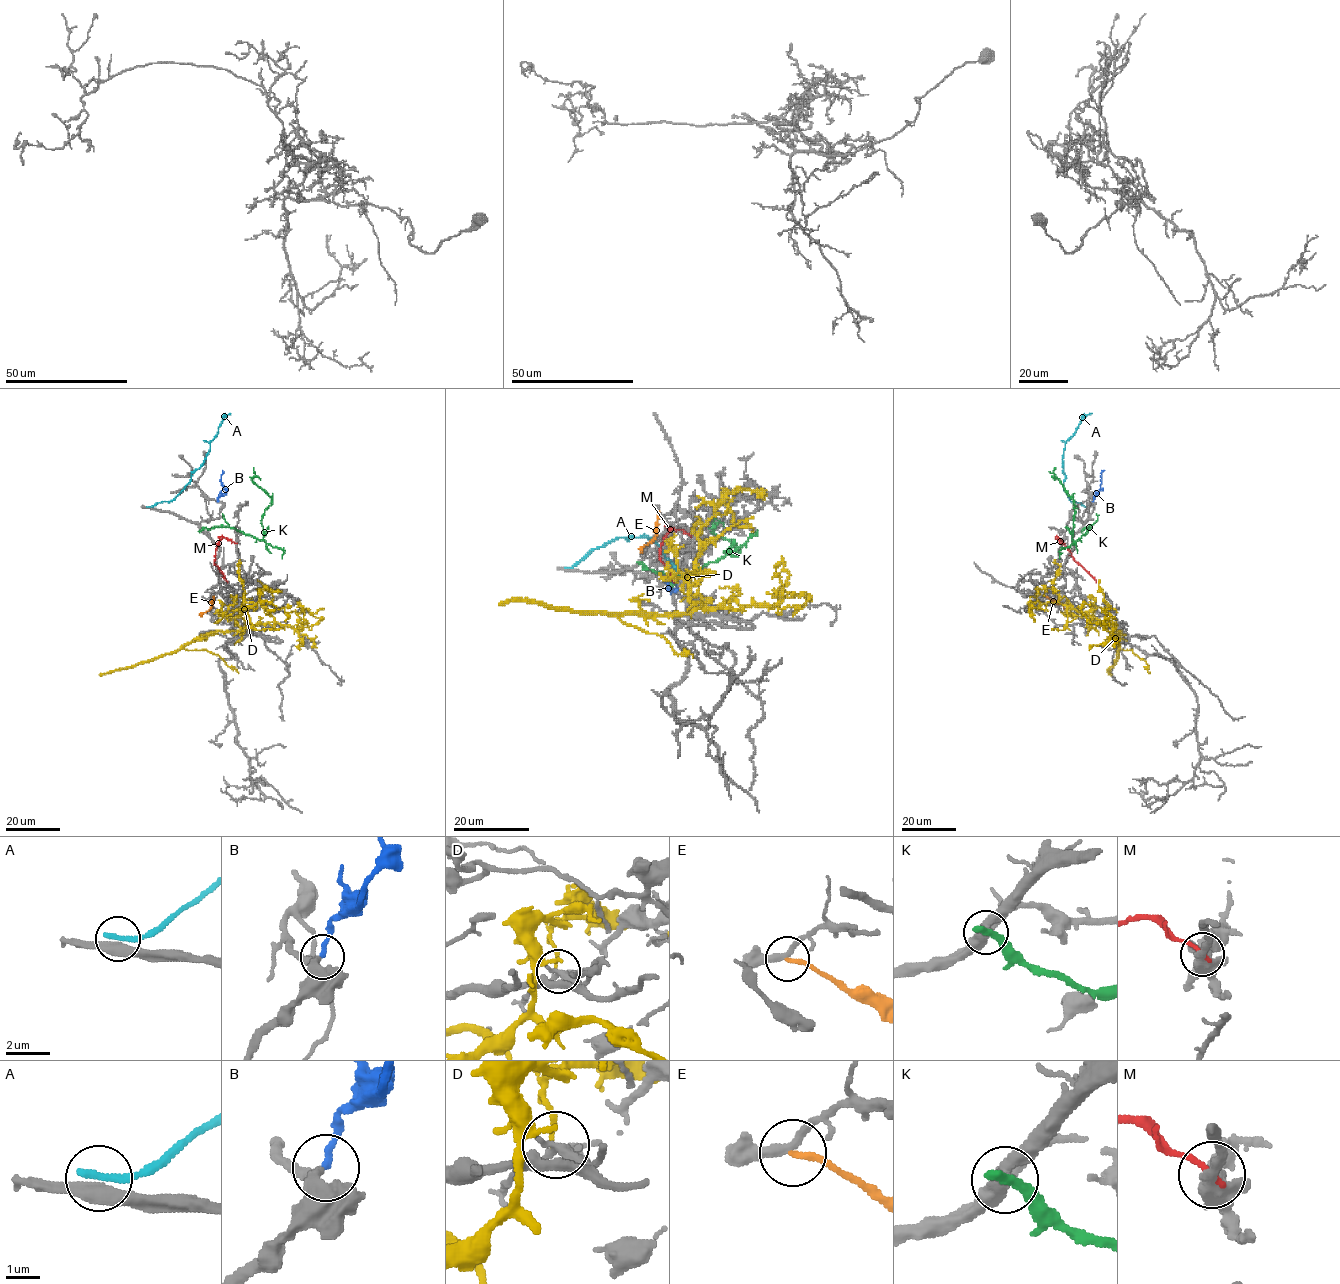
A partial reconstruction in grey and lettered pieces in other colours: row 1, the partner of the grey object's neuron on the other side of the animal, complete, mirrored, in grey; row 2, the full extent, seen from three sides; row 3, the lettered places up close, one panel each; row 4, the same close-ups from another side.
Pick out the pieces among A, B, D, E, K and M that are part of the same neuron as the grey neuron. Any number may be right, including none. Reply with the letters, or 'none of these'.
B

